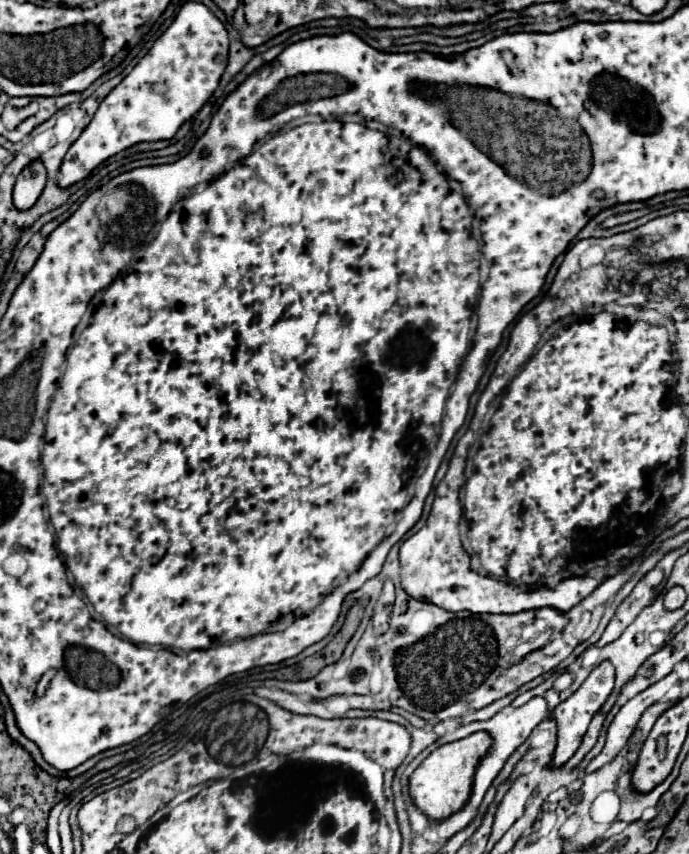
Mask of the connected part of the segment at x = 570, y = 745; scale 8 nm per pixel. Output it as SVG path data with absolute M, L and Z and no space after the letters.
M601 662L601 664L589 674L589 678L581 684L581 688L579 688L571 698L567 698L565 702L561 702L561 704L555 708L553 716L555 716L557 728L559 728L559 734L557 734L557 750L555 750L555 754L553 754L553 764L555 764L555 766L565 764L565 762L577 752L579 742L583 740L583 734L587 732L587 726L589 726L593 714L597 714L599 708L605 704L605 700L609 698L613 686L615 686L615 668L613 668L611 662Z

